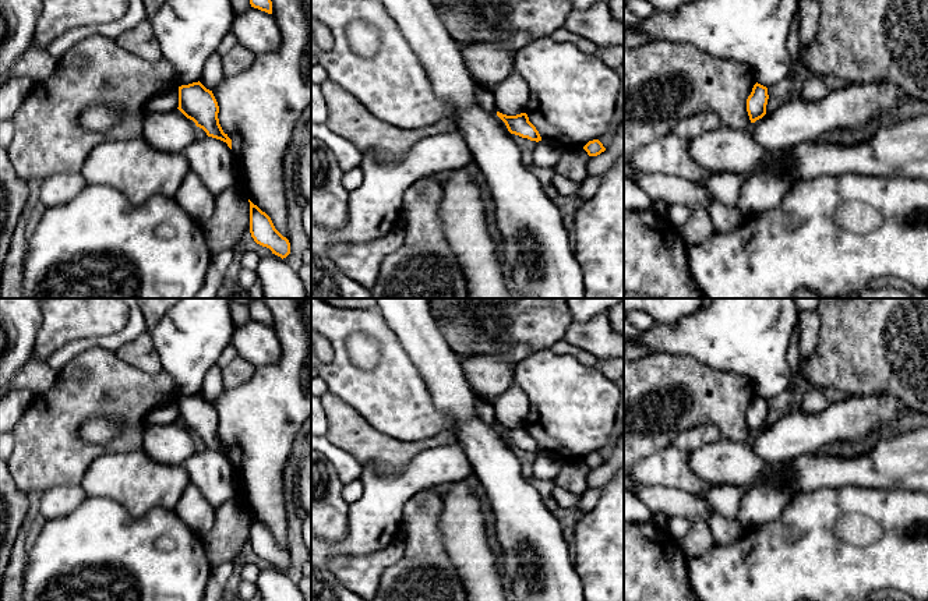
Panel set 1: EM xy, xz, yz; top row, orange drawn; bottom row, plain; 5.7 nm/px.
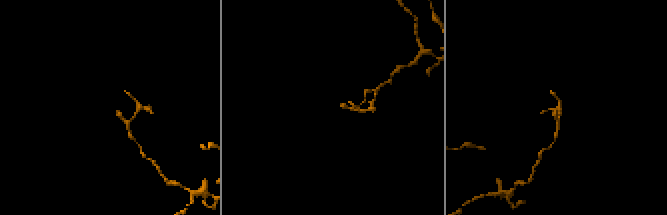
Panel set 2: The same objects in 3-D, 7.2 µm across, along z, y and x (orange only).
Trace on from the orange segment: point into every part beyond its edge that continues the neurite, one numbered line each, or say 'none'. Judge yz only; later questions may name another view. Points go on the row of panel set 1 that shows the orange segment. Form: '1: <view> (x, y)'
none

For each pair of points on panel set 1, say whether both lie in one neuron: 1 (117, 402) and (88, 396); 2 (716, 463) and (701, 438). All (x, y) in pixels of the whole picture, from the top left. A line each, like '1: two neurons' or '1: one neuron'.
1: one neuron
2: two neurons

